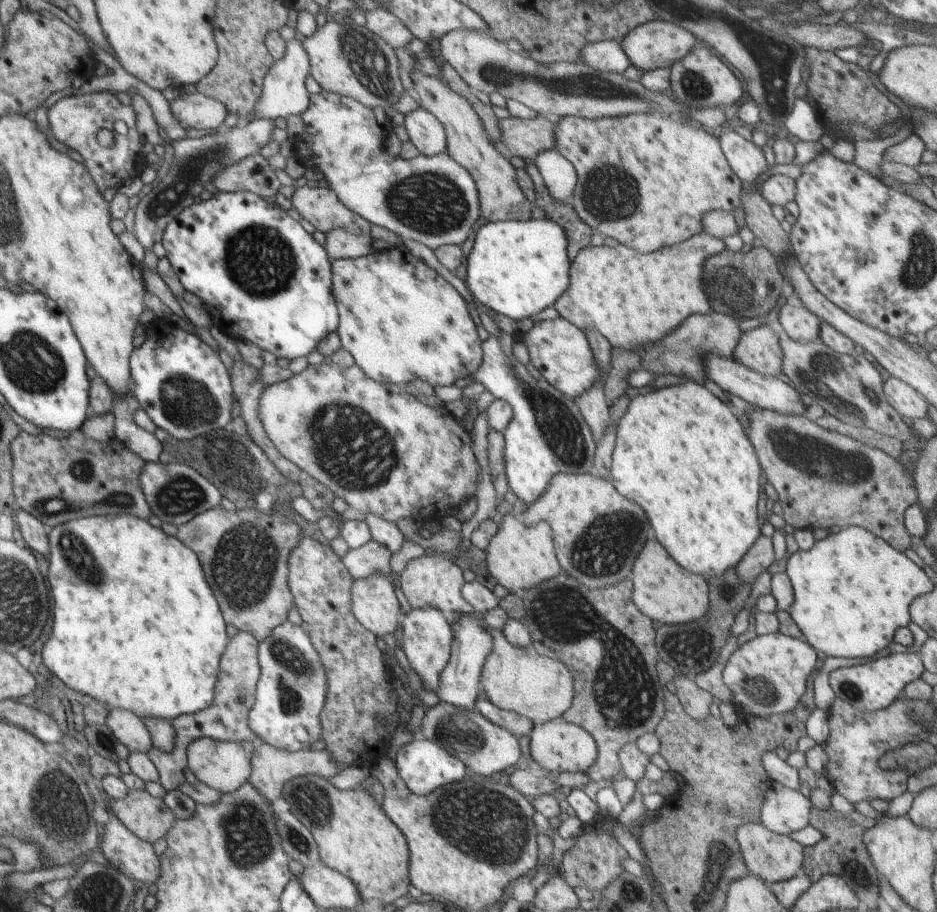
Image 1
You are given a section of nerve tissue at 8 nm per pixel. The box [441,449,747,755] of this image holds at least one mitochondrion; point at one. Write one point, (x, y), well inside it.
(623, 692)

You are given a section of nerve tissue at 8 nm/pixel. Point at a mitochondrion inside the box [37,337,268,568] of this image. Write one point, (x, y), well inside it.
(186, 403)

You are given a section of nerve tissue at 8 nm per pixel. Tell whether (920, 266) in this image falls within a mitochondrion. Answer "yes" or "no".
yes

